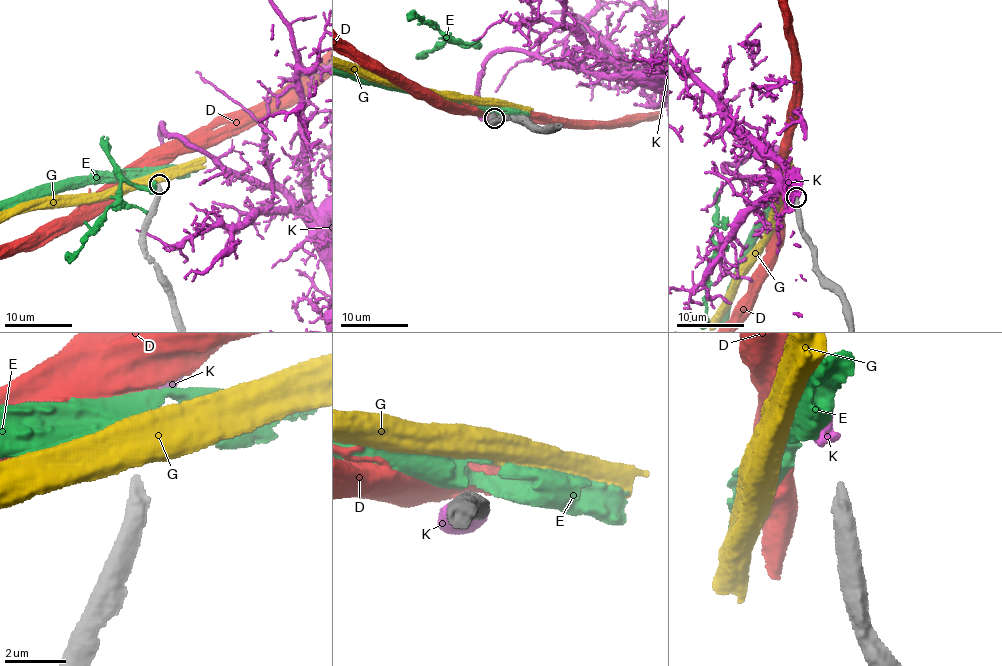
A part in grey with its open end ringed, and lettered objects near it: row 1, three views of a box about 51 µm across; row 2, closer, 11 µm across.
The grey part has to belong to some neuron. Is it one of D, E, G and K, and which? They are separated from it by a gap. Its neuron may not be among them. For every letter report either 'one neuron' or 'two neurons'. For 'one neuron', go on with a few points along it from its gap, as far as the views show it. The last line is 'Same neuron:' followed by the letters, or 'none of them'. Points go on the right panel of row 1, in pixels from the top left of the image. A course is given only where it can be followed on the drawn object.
D: two neurons
E: two neurons
G: two neurons
K: one neuron
Same neuron: K

